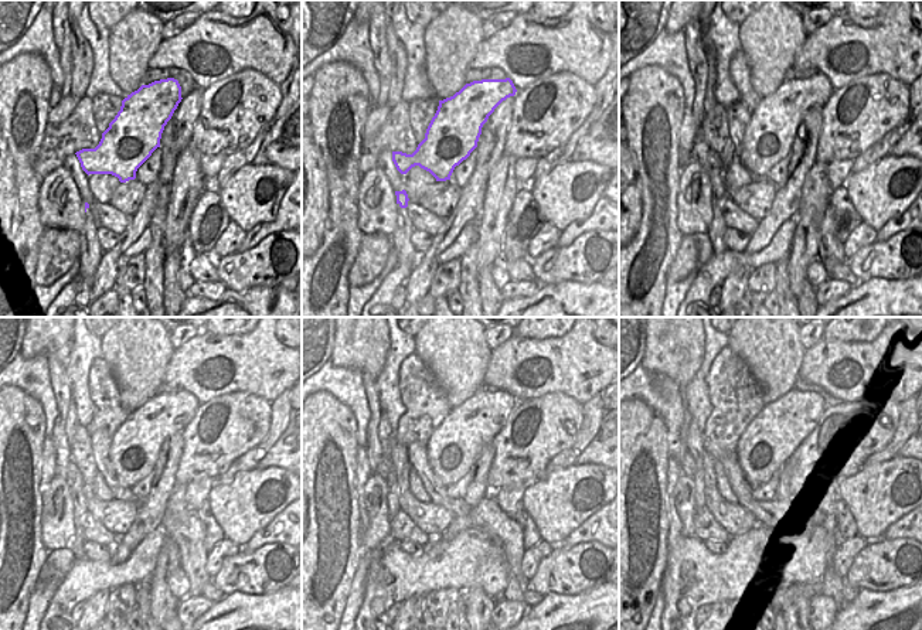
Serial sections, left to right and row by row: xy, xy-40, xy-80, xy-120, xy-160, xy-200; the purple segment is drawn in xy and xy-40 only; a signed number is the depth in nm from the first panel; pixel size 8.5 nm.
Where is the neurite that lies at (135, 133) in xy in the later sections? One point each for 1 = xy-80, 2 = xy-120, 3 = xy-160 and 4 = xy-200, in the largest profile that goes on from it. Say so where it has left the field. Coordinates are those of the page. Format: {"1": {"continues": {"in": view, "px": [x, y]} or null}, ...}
{"1": {"continues": {"in": "xy-80", "px": [769, 136]}}, "2": {"continues": {"in": "xy-120", "px": [136, 445]}}, "3": {"continues": {"in": "xy-160", "px": [455, 445]}}, "4": {"continues": {"in": "xy-200", "px": [781, 426]}}}

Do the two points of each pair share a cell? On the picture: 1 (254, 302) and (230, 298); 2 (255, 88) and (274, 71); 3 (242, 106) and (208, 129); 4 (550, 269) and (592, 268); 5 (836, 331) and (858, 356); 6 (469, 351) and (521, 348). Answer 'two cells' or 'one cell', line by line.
1: one cell
2: two cells
3: one cell
4: one cell
5: two cells
6: two cells

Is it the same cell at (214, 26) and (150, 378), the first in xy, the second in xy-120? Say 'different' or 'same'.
different

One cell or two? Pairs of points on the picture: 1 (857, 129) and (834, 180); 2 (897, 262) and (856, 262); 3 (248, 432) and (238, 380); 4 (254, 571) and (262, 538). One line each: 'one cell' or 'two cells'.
1: two cells
2: one cell
3: two cells
4: two cells

